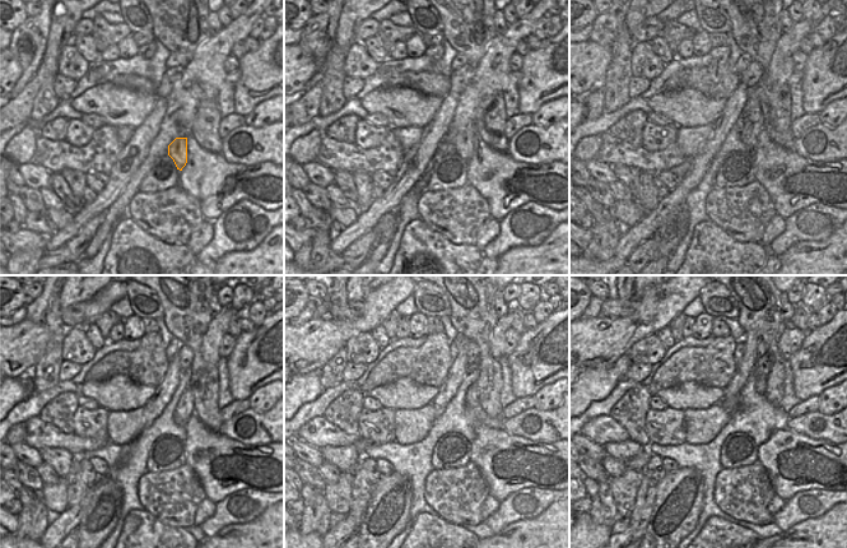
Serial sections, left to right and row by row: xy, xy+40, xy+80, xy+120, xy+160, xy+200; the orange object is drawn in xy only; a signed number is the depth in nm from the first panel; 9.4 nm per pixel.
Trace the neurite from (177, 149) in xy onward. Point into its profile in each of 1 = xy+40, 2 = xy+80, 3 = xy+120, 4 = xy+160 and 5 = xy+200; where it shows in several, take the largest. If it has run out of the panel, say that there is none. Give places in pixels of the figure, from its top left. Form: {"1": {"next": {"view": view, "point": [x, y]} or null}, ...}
{"1": {"next": {"view": "xy+40", "point": [462, 143]}}, "2": {"next": {"view": "xy+80", "point": [753, 122]}}, "3": {"next": {"view": "xy+120", "point": [184, 410]}}, "4": {"next": {"view": "xy+160", "point": [473, 393]}}, "5": {"next": {"view": "xy+200", "point": [759, 380]}}}

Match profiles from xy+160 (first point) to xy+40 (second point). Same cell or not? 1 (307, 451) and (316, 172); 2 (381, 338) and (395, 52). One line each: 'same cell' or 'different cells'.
1: same cell
2: different cells

